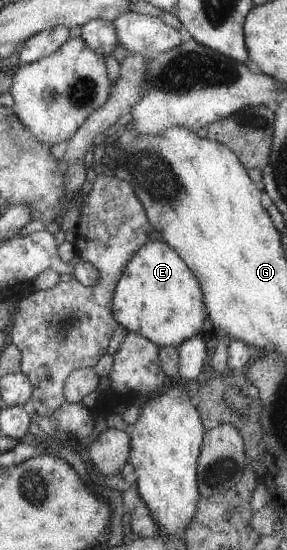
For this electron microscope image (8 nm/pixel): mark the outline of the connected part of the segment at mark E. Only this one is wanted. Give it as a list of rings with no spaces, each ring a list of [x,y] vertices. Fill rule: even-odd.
[[[163,240],[148,243],[129,260],[120,278],[113,284],[109,307],[113,312],[112,318],[118,325],[126,328],[128,332],[143,336],[159,347],[177,347],[185,340],[202,336],[204,322],[209,319],[198,279],[178,253]]]

